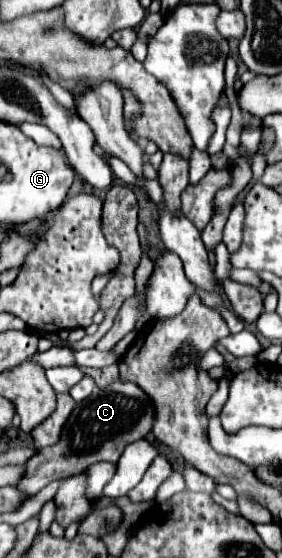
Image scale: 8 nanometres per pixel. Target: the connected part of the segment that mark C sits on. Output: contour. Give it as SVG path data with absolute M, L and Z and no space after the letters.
M113 382L105 390L95 388L89 398L79 402L71 412L61 440L49 448L39 450L25 462L25 478L17 482L17 490L33 496L53 480L61 480L69 474L83 472L97 462L117 462L123 448L139 438L145 438L155 422L153 400L133 382Z

